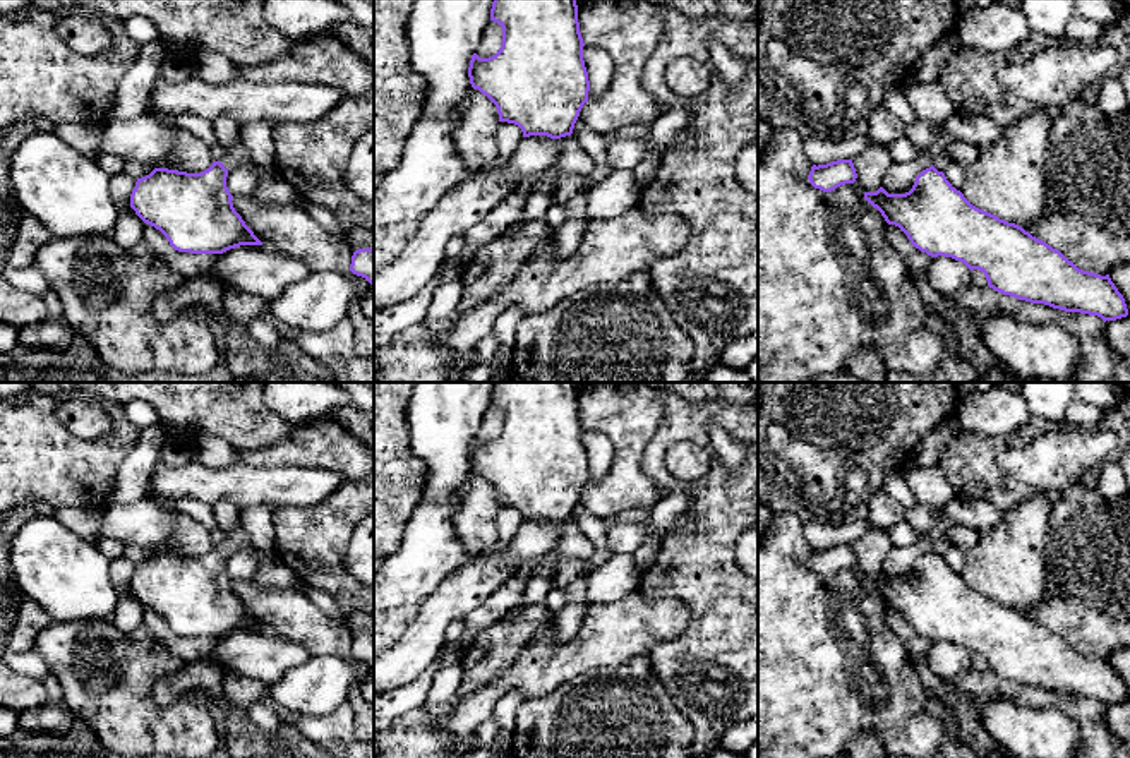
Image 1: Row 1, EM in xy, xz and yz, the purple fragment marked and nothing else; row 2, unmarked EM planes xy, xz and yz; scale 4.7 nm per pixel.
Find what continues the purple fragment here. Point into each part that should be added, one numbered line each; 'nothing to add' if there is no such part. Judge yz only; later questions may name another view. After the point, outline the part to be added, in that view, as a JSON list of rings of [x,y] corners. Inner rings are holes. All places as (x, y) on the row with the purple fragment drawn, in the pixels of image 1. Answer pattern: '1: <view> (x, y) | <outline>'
nothing to add

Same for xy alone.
1: xy (237, 155) | [[[240,137],[230,149],[225,151],[225,158],[221,159],[221,163],[228,171],[238,166],[252,165],[249,151]]]

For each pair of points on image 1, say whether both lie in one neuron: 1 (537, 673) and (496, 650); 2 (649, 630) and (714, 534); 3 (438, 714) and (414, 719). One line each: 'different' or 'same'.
1: different
2: different
3: same

